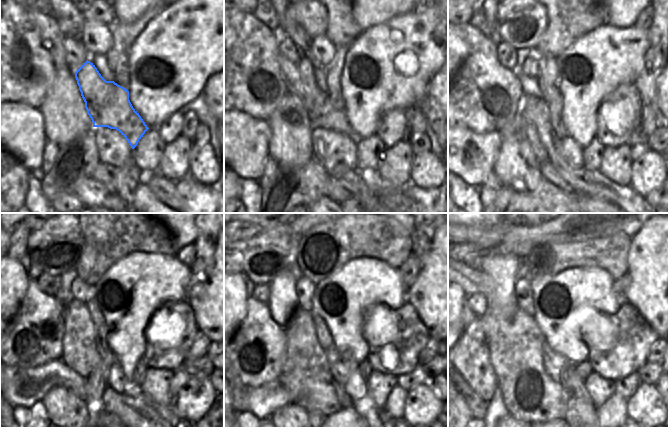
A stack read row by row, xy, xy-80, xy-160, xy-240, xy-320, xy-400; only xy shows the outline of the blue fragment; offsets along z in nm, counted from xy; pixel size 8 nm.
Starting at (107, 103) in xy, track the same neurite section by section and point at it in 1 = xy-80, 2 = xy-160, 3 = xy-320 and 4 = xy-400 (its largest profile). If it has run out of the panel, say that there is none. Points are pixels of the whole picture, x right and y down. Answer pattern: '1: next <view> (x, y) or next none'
1: next xy-80 (324, 114)
2: next xy-160 (529, 67)
3: next xy-320 (304, 289)
4: next xy-400 (523, 291)

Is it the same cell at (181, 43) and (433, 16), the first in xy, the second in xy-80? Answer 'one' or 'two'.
one

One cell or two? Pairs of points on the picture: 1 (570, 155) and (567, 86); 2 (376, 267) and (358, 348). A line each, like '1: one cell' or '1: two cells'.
1: two cells
2: one cell

